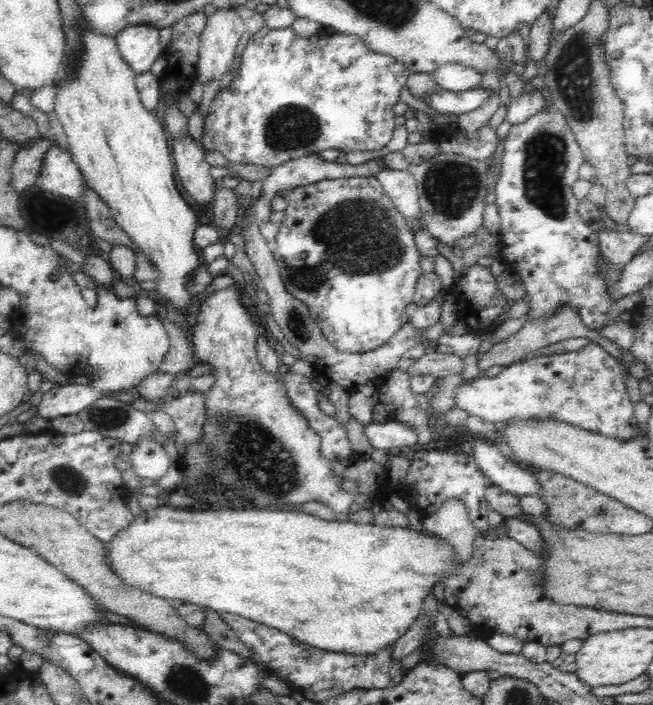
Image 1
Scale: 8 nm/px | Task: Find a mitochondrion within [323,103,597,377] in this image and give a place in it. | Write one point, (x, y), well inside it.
(544, 153)

